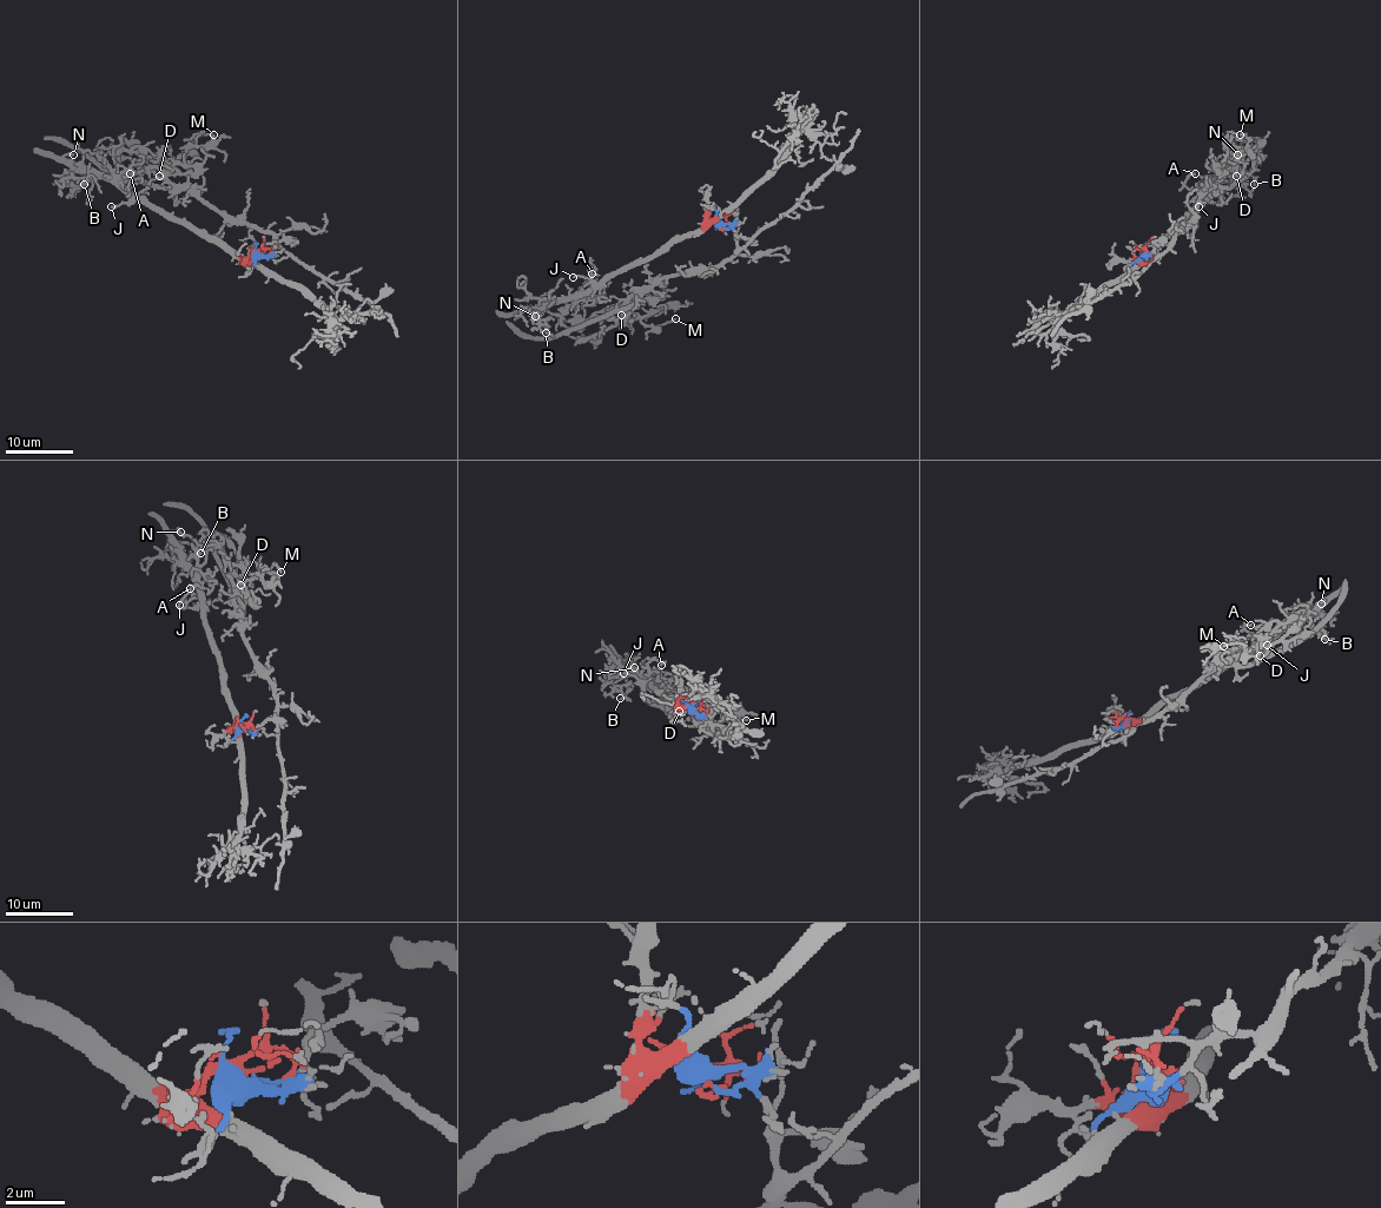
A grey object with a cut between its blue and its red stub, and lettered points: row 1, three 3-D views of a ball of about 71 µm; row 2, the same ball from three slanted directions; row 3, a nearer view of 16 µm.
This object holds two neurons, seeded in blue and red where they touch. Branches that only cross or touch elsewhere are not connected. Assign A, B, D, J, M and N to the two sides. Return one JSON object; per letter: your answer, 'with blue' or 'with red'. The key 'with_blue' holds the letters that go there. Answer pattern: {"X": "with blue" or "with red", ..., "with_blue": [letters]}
{"A": "with red", "B": "with red", "D": "with blue", "J": "with red", "M": "with blue", "N": "with red", "with_blue": ["D", "M"]}

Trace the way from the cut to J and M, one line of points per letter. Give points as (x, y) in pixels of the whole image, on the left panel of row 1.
J: (256, 251), (240, 257), (138, 199), (111, 206)
M: (256, 251), (271, 253), (271, 233), (228, 219), (166, 178), (166, 167), (198, 136), (213, 134)

